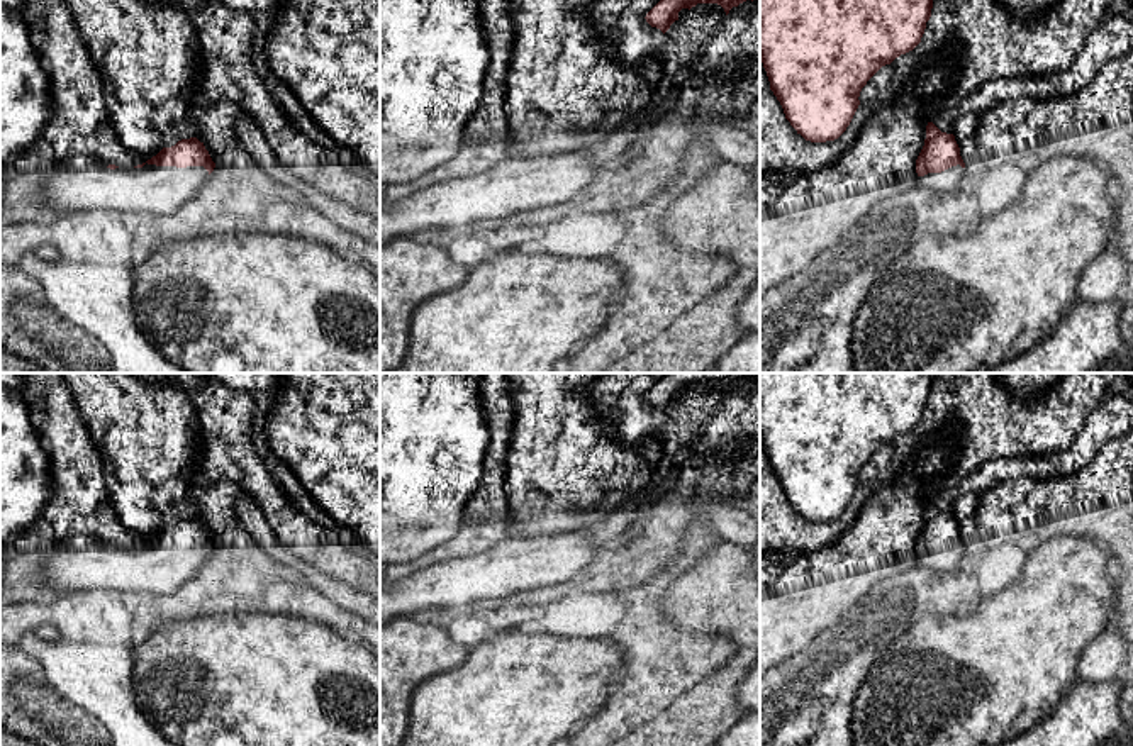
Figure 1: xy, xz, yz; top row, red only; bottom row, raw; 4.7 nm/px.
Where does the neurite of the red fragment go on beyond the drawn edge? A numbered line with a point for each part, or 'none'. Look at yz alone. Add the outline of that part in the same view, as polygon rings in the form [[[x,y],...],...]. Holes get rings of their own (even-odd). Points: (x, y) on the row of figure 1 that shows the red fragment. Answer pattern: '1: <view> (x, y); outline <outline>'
1: yz (948, 180); outline [[[957,164],[941,173],[928,173],[924,176],[918,176],[918,185],[945,195],[955,192],[960,186],[962,175],[963,168]]]

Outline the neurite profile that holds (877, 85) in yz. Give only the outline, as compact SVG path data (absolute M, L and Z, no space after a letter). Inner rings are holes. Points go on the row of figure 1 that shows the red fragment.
M892 63L882 66L862 88L858 97L860 103L872 103L879 100L889 90L892 76L894 76Z

